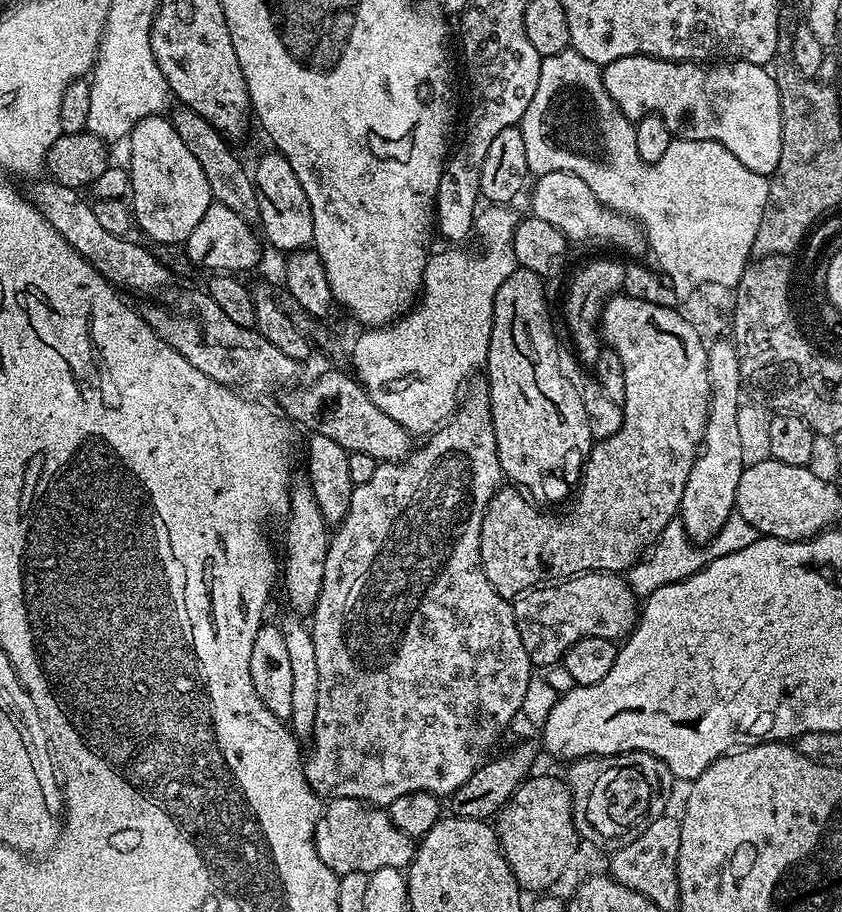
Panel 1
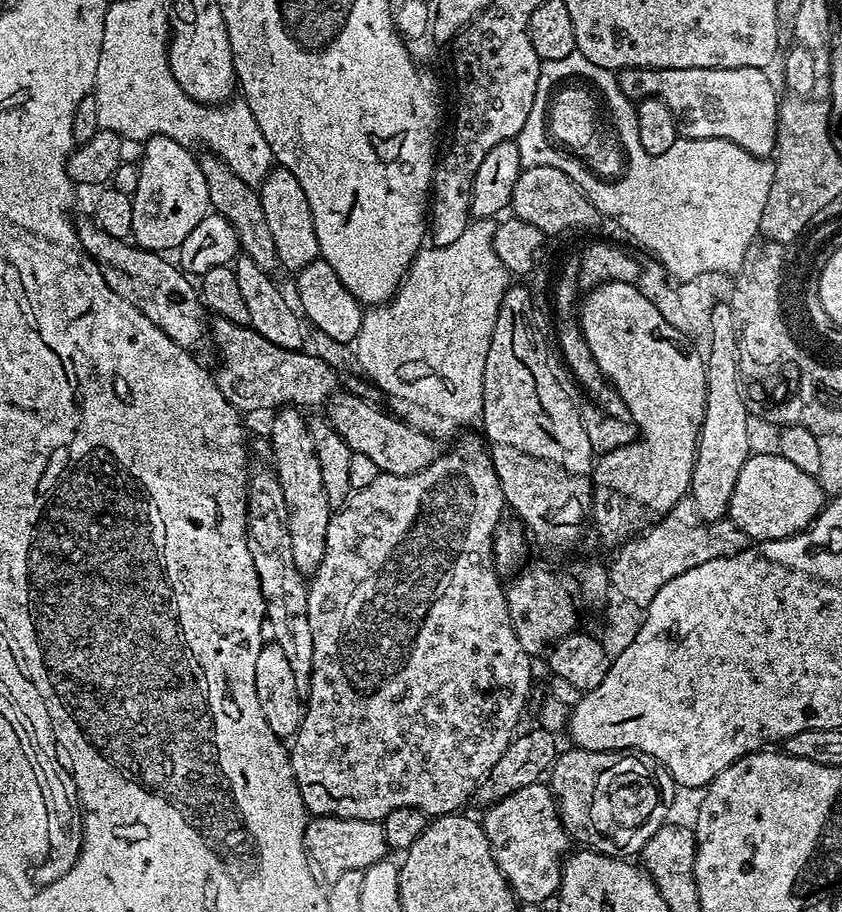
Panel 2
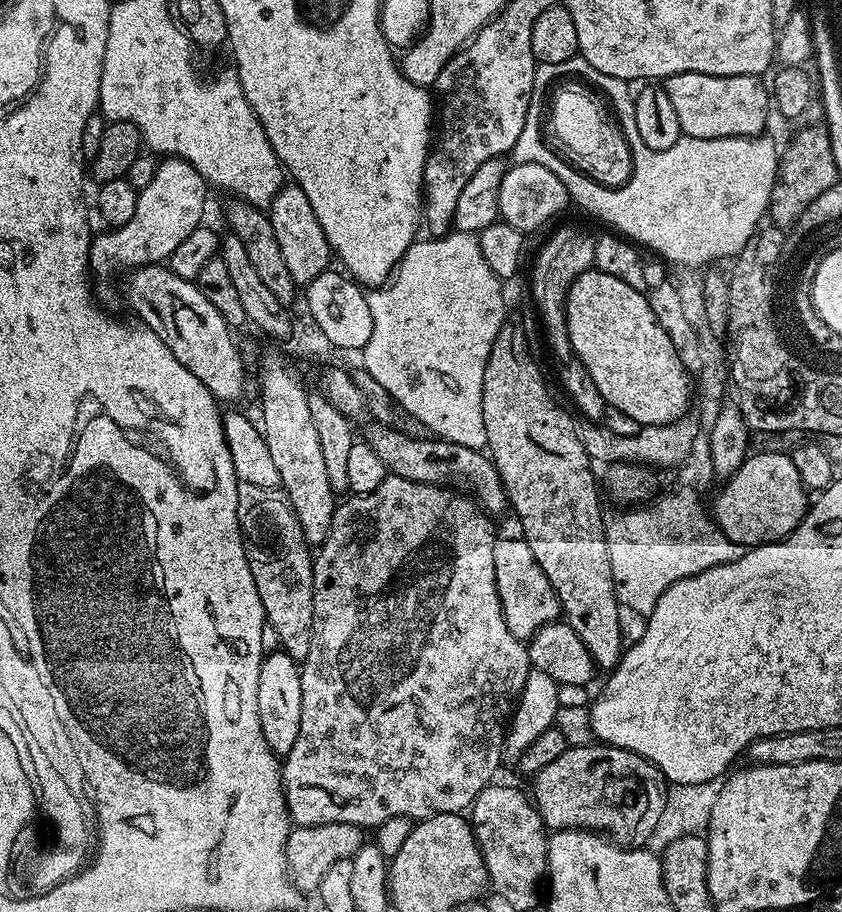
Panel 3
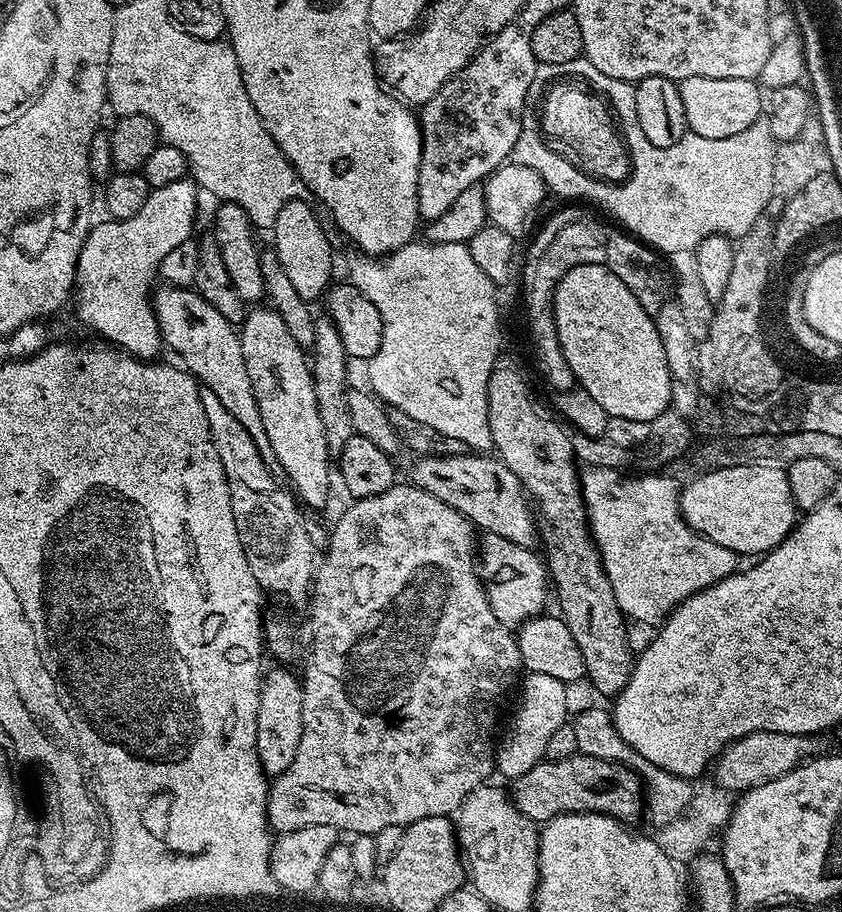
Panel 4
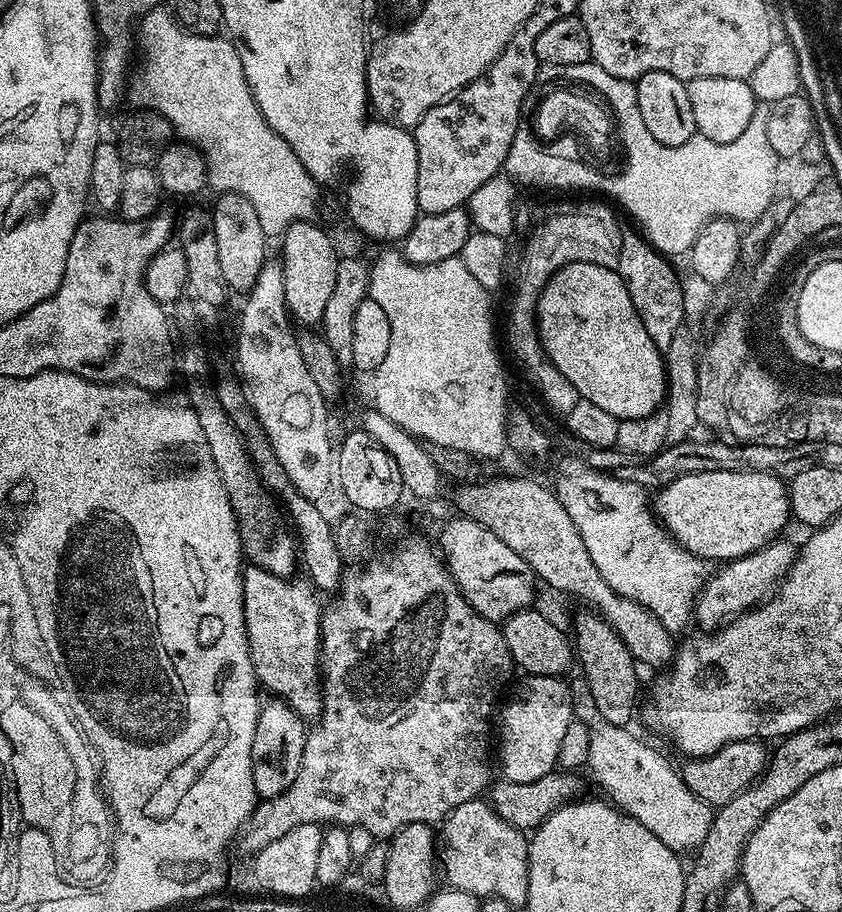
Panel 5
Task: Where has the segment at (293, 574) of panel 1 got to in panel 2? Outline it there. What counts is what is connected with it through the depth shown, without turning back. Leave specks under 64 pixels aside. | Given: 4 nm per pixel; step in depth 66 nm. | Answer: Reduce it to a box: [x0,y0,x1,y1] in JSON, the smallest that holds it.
[272,406,334,574]

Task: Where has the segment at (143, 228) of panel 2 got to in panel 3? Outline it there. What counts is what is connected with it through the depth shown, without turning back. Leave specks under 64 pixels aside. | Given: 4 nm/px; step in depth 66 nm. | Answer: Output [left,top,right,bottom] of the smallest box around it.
[88,158,209,276]

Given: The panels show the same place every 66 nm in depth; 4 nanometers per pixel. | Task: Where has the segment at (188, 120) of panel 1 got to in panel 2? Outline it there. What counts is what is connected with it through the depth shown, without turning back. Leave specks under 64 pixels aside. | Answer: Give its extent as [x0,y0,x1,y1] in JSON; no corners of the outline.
[199,154,280,274]

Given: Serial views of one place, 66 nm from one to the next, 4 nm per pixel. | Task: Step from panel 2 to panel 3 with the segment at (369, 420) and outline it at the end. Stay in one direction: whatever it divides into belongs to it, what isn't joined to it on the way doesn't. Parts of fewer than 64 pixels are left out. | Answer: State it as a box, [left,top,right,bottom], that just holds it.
[366,426,509,514]

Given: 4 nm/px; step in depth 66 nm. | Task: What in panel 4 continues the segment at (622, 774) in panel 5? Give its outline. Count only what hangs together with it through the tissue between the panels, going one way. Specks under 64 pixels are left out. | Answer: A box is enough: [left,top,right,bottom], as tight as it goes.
[571,706,694,825]

